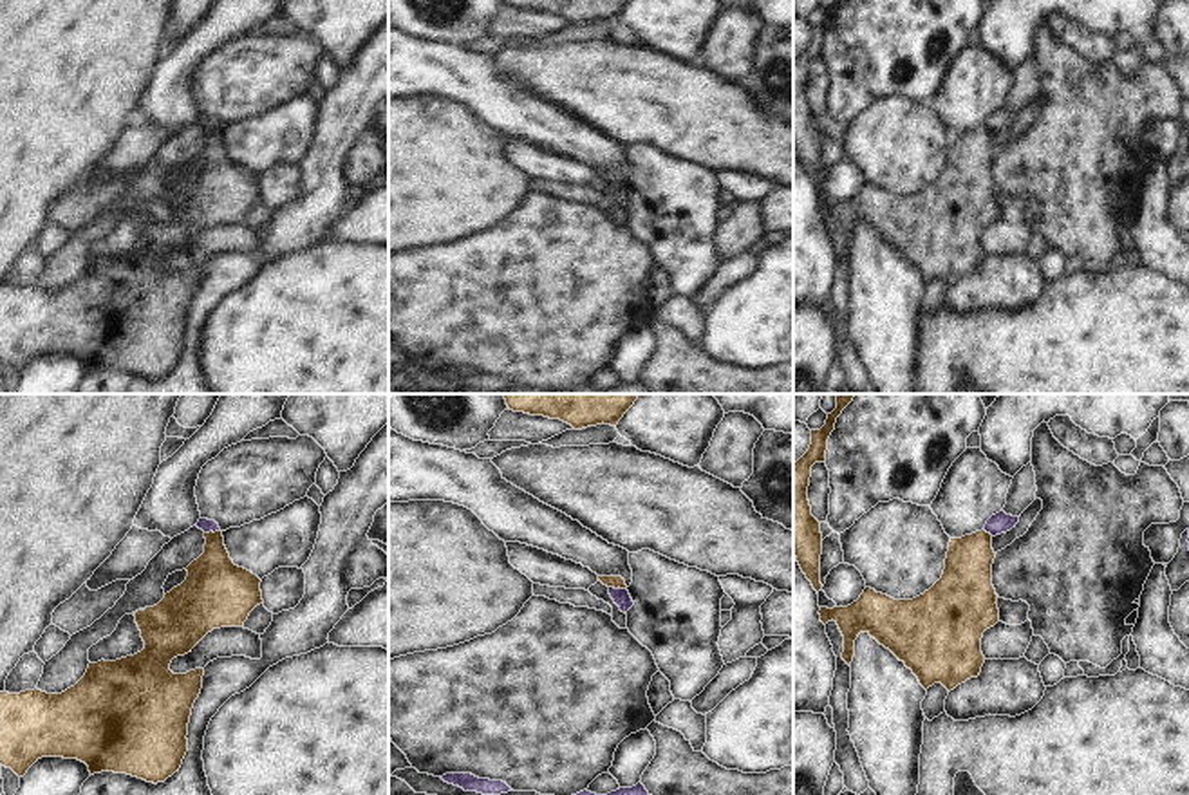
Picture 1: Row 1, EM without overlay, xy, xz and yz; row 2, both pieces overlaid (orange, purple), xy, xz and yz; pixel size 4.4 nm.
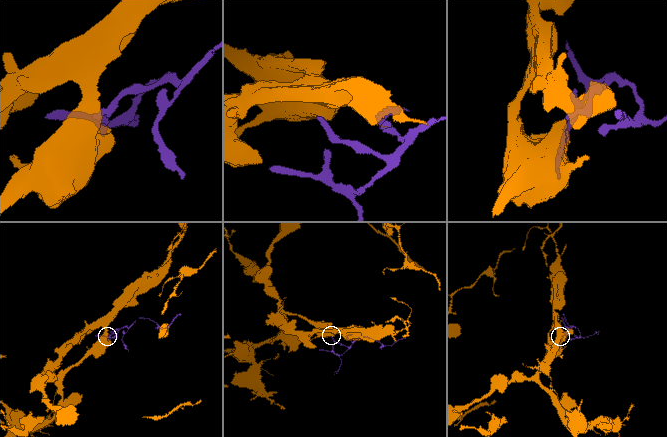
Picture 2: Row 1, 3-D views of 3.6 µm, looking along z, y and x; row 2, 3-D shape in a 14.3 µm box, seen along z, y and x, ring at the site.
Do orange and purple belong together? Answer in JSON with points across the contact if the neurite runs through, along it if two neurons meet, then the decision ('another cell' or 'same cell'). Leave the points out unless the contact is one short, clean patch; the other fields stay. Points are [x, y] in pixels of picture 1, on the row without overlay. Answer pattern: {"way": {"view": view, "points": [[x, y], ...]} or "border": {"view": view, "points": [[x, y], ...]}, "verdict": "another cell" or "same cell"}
{"border": {"view": "xz", "points": [[609, 181], [626, 185]]}, "verdict": "another cell"}

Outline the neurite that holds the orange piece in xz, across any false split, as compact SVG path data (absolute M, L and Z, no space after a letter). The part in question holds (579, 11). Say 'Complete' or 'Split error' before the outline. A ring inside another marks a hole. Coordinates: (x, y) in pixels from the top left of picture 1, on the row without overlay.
Complete. M508 0L513 7L560 14L575 25L596 20L616 22L632 0Z

